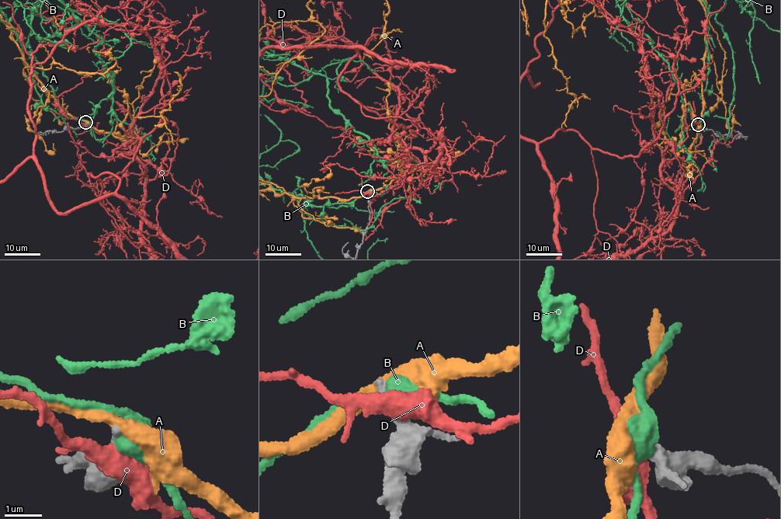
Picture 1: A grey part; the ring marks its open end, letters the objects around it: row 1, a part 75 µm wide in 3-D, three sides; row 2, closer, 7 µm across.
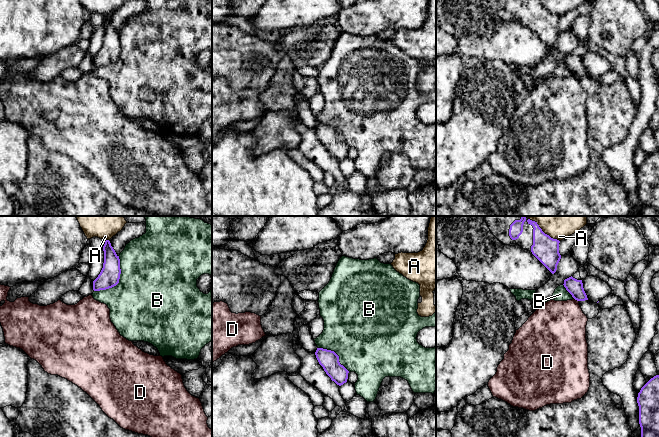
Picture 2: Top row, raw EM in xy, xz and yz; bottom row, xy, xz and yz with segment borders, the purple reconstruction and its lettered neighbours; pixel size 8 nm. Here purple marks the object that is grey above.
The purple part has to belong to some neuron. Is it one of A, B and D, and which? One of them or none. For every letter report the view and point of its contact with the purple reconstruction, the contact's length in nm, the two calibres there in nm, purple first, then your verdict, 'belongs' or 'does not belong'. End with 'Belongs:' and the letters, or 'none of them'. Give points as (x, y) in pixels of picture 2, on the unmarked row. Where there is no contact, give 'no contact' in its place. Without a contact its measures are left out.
A: yz (548, 11) | 240 nm | 200/130 nm | does not belong
B: xy (118, 57) | 360 nm | 160/500 nm | does not belong
D: yz (576, 75) | 50 nm | 130/400 nm | does not belong
Belongs: none of them

